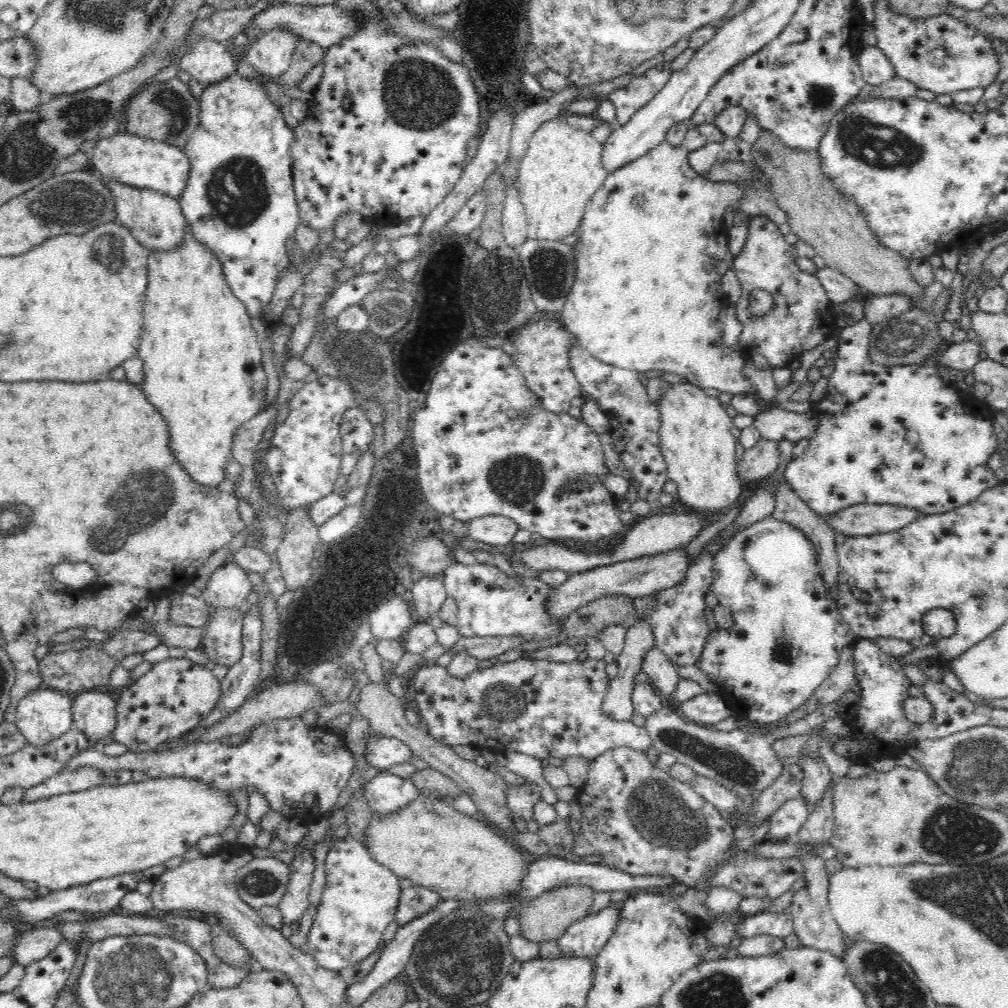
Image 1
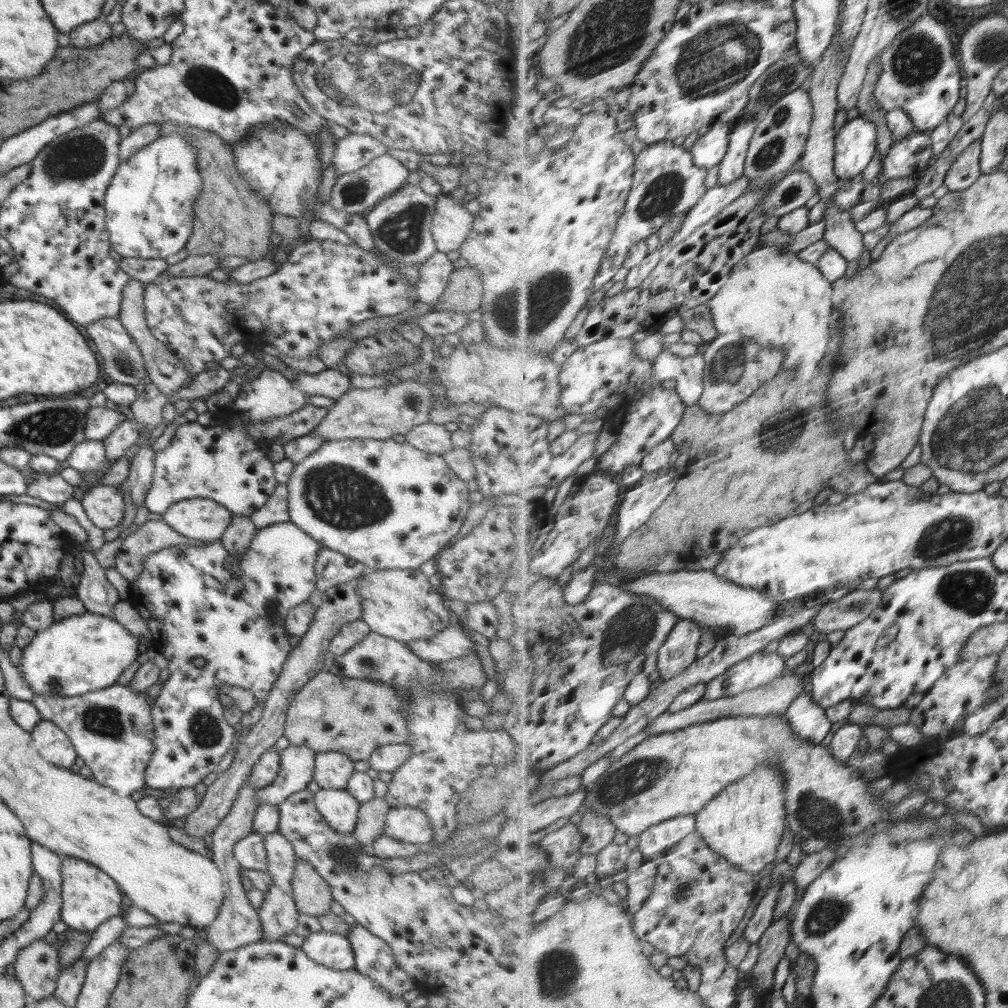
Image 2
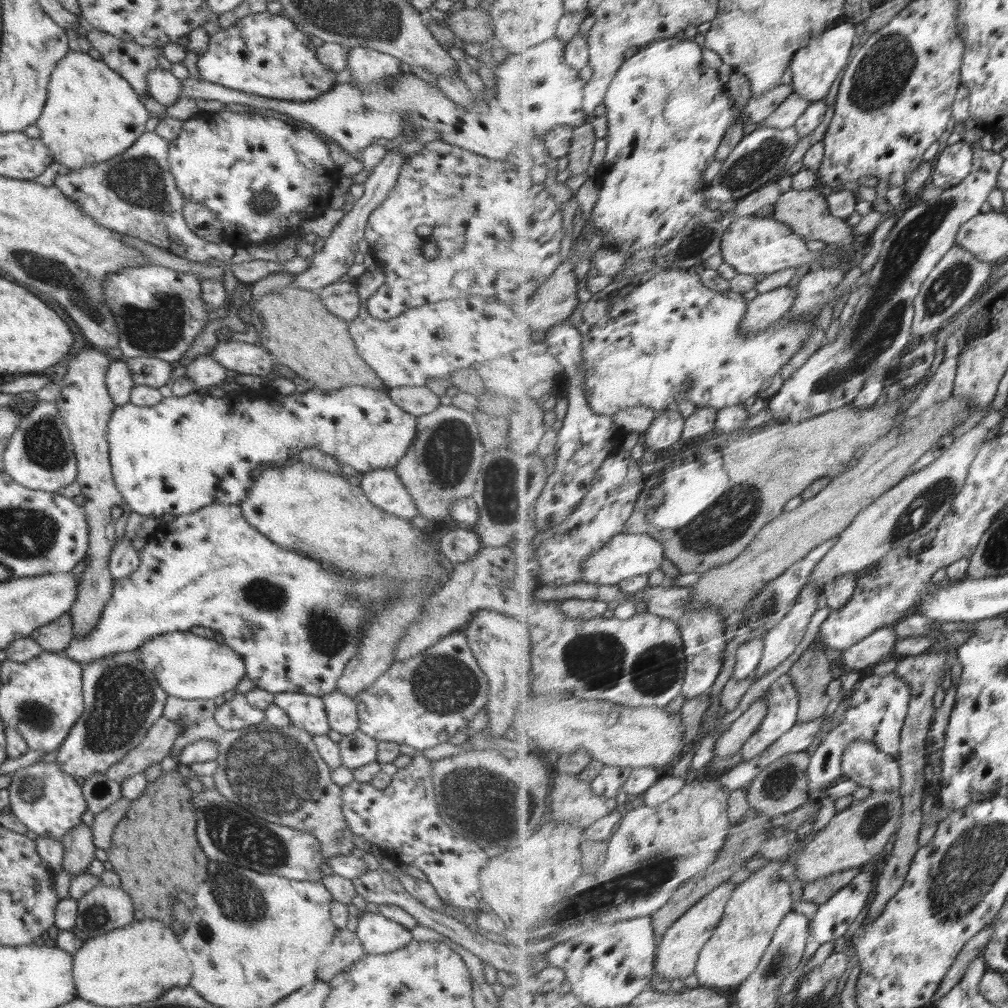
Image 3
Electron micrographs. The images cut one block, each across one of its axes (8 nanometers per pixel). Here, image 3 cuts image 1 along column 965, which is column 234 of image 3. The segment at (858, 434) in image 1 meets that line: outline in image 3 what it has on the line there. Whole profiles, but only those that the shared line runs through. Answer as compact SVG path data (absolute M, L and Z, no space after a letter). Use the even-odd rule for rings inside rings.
M346 386L345 388L342 388L341 390L320 390L320 389L312 389L311 391L308 390L307 392L304 392L304 394L298 394L294 393L292 396L285 396L285 397L296 397L296 400L292 402L292 406L284 406L276 396L263 396L263 394L248 394L244 392L240 392L240 396L236 396L236 398L232 398L232 396L224 395L222 398L214 398L214 396L206 395L201 396L197 392L188 394L187 396L182 397L176 397L176 396L170 396L170 398L163 398L160 399L160 402L154 406L138 406L135 404L132 404L130 402L115 406L115 409L113 410L110 420L108 421L108 428L107 428L107 439L109 444L109 461L111 462L111 473L113 474L114 484L116 485L116 488L120 491L120 494L124 497L124 500L128 503L128 506L131 508L131 512L136 512L136 514L142 514L144 516L152 516L152 517L160 517L165 514L172 514L172 516L180 516L183 514L190 514L192 512L196 512L196 510L200 510L200 508L204 508L204 506L212 506L212 504L240 504L240 502L244 502L244 498L248 496L248 492L250 492L250 488L252 488L252 484L254 484L254 470L258 470L262 468L265 468L268 466L269 463L278 461L285 462L288 460L288 458L296 458L296 456L299 454L300 451L302 451L304 448L317 448L320 449L320 452L323 452L324 454L328 454L328 456L331 456L336 460L339 464L344 464L346 466L352 467L355 471L358 471L359 473L367 473L371 470L378 470L379 468L382 469L392 469L398 464L398 461L406 454L406 451L408 448L410 448L410 445L414 442L414 439L416 439L416 425L418 425L418 417L414 416L413 414L408 414L405 410L402 410L399 406L396 406L395 402L392 402L392 399L388 395L388 389L384 390L372 390L370 388L366 388L364 386Z

